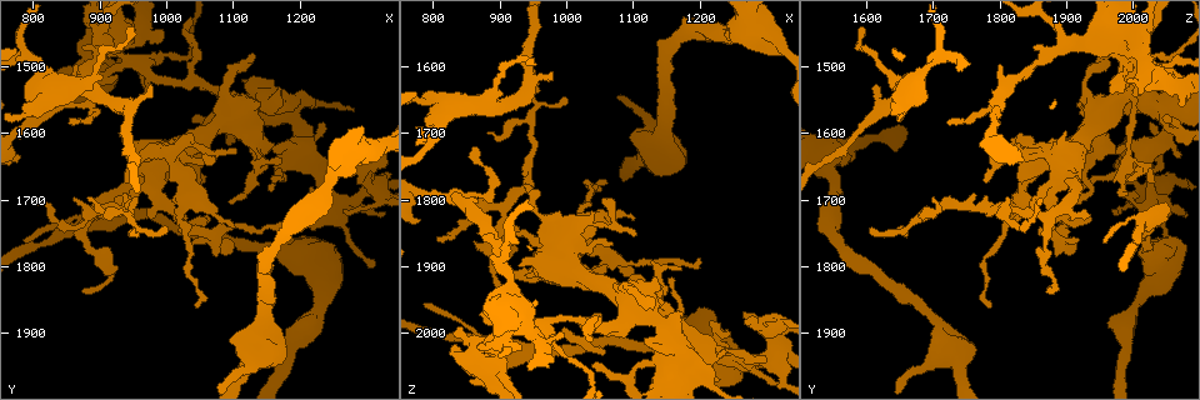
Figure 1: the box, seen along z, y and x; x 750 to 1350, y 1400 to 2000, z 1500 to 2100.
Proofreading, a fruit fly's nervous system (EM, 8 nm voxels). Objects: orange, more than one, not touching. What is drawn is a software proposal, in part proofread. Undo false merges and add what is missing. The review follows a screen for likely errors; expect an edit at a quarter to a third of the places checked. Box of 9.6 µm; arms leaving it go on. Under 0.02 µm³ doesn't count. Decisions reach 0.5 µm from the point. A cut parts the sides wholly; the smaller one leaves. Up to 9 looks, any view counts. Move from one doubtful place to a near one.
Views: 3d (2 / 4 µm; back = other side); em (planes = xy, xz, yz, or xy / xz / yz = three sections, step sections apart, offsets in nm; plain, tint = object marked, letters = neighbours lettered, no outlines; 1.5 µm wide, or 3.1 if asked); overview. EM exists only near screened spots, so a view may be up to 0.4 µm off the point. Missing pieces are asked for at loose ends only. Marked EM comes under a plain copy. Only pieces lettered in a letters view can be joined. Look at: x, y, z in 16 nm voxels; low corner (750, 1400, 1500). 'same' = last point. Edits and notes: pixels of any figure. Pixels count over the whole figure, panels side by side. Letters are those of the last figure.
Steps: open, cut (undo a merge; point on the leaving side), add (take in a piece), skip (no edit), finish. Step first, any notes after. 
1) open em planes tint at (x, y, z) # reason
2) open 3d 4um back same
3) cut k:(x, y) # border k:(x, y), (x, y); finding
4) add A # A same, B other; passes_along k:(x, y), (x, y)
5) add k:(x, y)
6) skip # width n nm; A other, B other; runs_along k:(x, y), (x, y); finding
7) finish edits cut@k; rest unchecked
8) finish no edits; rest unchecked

open em planes letters at (955, 1740, 1610) # free end

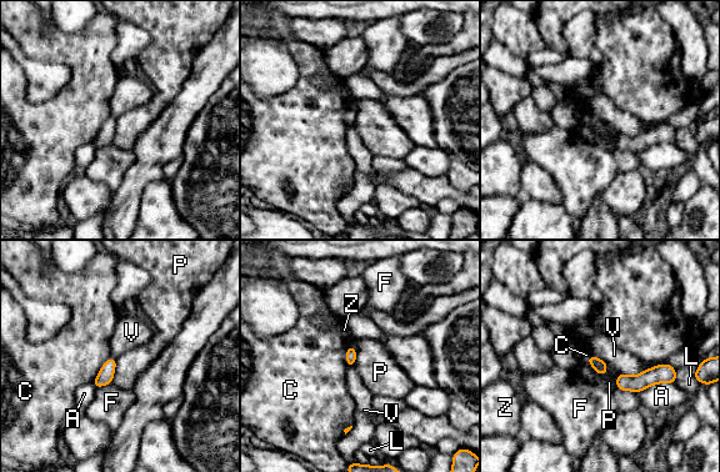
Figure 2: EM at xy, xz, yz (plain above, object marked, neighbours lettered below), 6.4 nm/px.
skip # longest_contact V 380 nm; A other, C other, F other, L other, P other, V other, Z other; border 2:(676, 368), (658, 363), (619, 373); none of them fits

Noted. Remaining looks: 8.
open em xy step 8 letters at (1170, 1635, 1905) # thin end

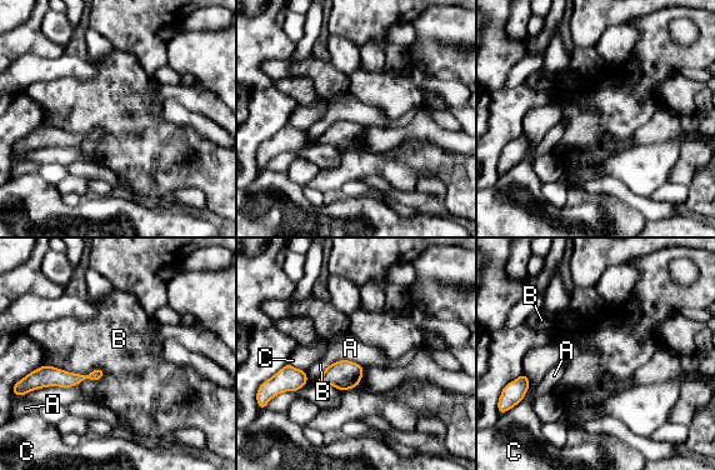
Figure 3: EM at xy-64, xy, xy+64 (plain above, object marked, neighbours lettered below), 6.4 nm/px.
open em planes letters same # cut it another way

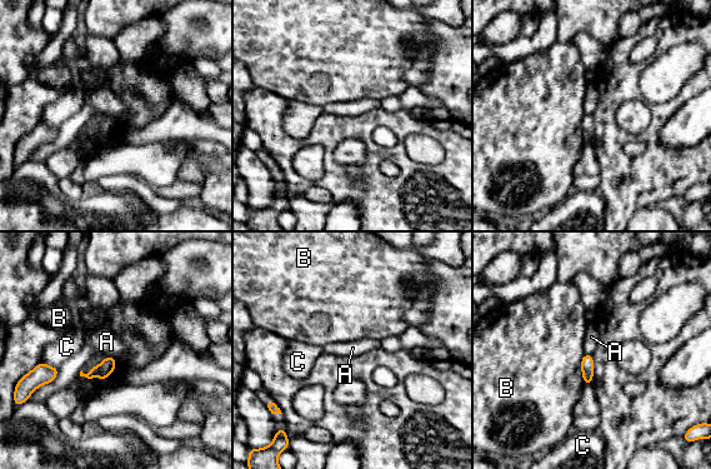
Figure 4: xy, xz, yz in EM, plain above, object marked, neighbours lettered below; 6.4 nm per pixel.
skip # A other, B other, C other; none of them fits

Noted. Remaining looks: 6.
open 3d 4um at (1035, 1640, 1990)

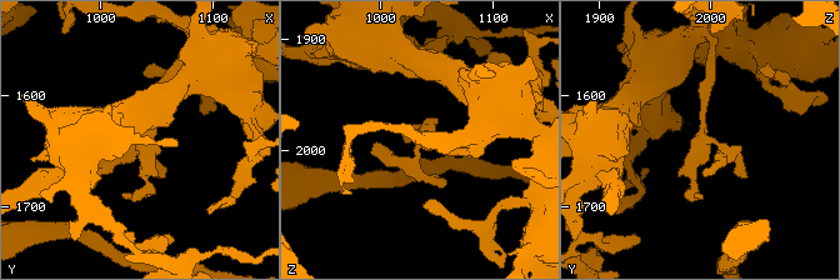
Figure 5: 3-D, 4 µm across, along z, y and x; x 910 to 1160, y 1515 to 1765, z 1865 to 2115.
open em yz step 8 tint at (1042, 1638, 1988)

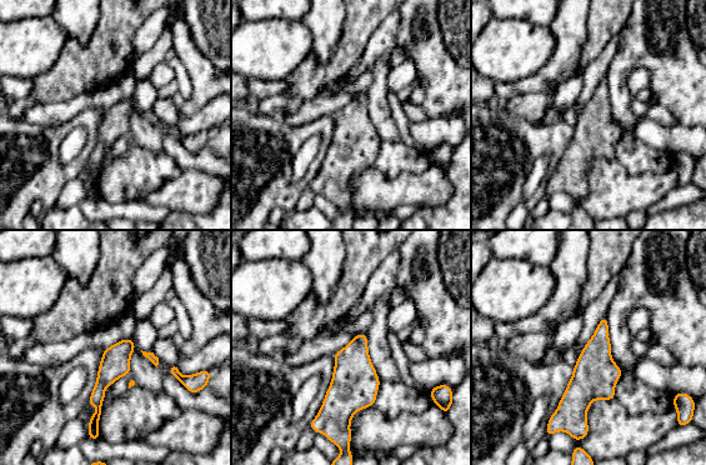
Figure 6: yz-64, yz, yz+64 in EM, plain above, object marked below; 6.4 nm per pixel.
open em planes letters same # cut it another way

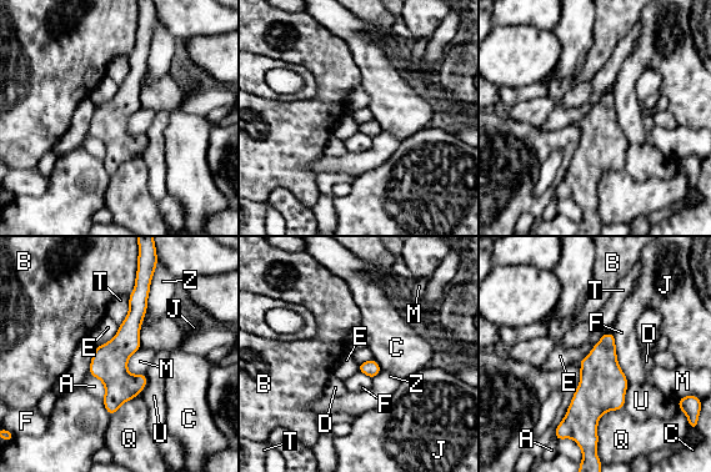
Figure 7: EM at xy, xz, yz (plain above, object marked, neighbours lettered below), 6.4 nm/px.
skip # A other, B other, C other, D other, E other, F other, J other, M other, Q other, T other, U other, Z other; runs_along 7:(139, 285), (110, 411); all the same cell

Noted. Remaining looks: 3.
open 3d 4um at (905, 1435, 2015) # abrupt turn

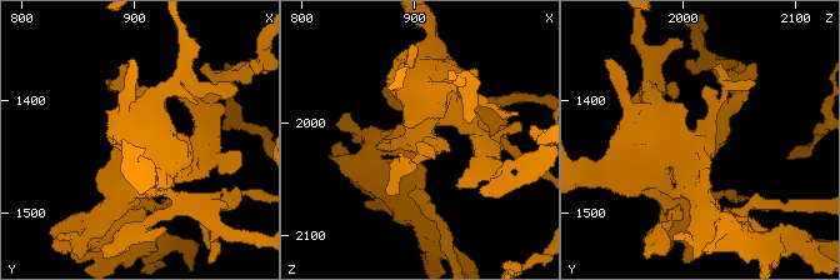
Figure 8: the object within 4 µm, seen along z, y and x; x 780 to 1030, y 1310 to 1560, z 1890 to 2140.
open em planes letters at (908, 1436, 2016)

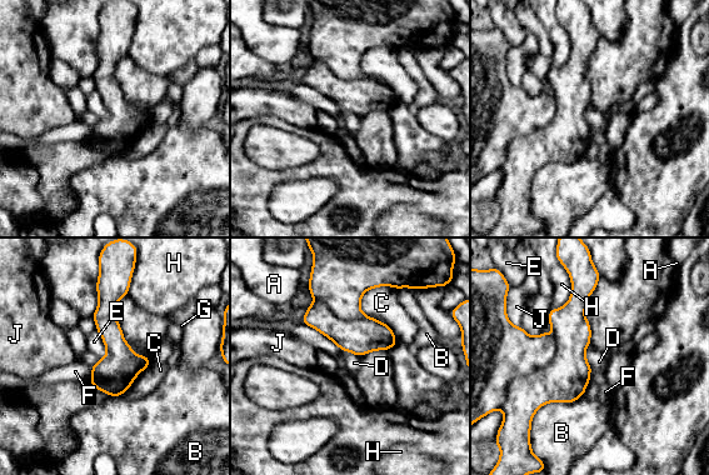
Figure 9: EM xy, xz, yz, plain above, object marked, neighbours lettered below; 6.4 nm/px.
skip # A other, B other, C other, D other, E other, F other, G other, H other, J other; border 9:(368, 289), (360, 309), (397, 343); one cell here

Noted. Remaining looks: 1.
finish no edits; rest unchecked

